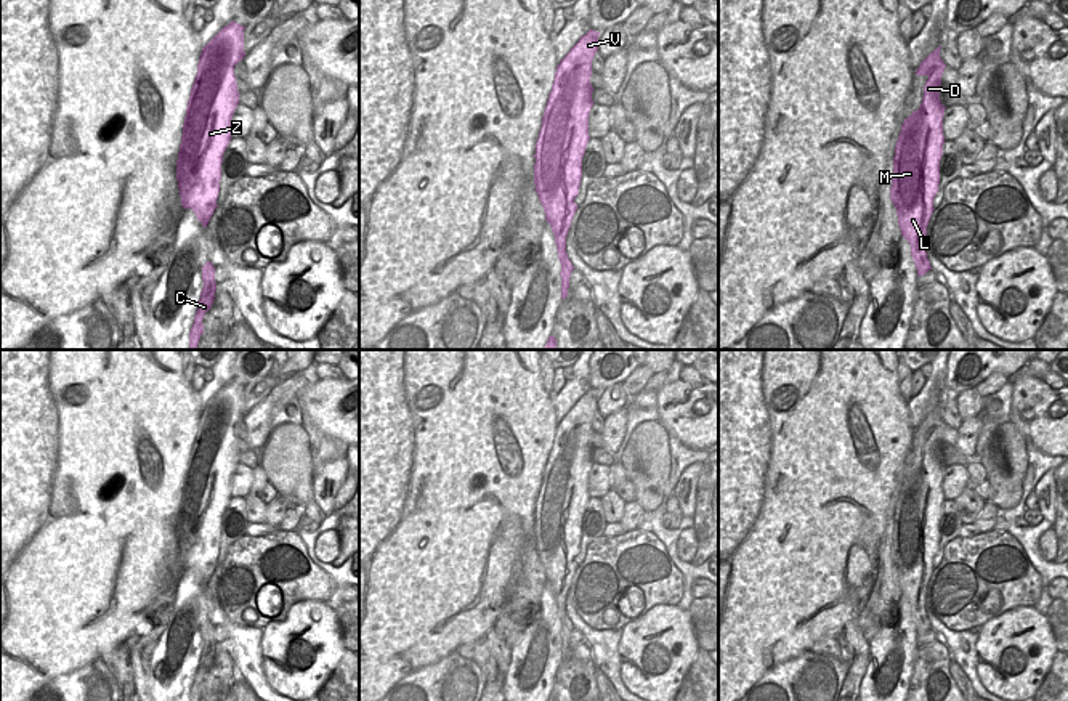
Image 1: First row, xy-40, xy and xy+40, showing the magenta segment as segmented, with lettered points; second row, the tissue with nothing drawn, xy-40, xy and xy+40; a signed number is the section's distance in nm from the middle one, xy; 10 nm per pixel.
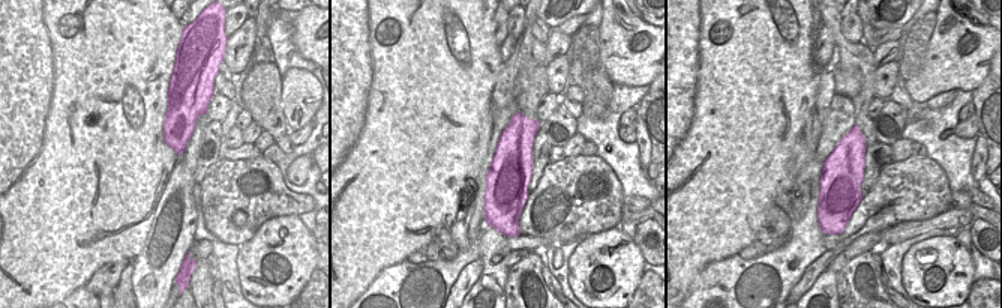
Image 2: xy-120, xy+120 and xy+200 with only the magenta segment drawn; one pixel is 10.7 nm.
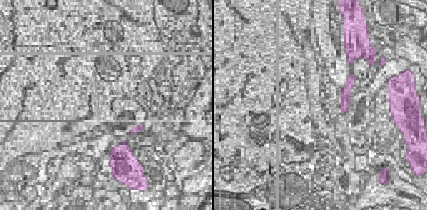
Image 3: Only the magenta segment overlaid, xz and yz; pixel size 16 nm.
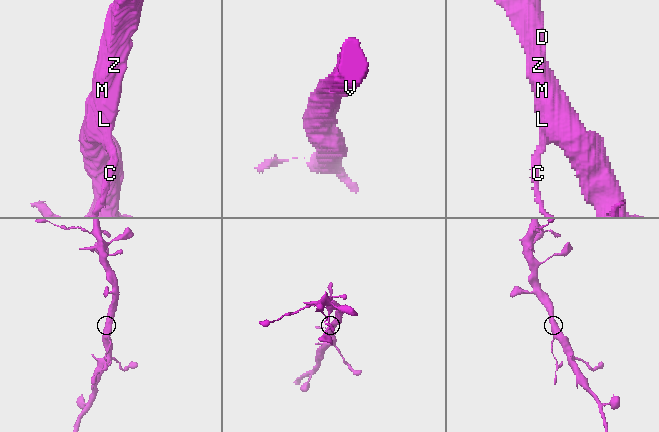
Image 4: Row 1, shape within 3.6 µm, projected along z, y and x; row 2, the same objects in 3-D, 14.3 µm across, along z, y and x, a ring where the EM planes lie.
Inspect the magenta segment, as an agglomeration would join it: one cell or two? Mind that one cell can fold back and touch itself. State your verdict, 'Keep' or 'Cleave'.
Cleave.

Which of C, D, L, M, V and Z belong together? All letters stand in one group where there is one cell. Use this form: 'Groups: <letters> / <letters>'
Groups: C / D L M V Z

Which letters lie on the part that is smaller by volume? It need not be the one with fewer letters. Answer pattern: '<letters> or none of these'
C.

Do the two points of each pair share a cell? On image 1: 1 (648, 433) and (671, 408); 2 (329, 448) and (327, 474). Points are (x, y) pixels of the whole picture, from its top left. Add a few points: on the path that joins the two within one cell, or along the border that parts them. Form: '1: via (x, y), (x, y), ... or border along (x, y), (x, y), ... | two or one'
1: border along (658, 421), (669, 435) | two
2: border along (342, 457), (327, 462), (313, 477) | two

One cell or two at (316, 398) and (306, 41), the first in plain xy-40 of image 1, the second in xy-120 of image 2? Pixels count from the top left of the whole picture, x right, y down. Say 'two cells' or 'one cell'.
one cell

